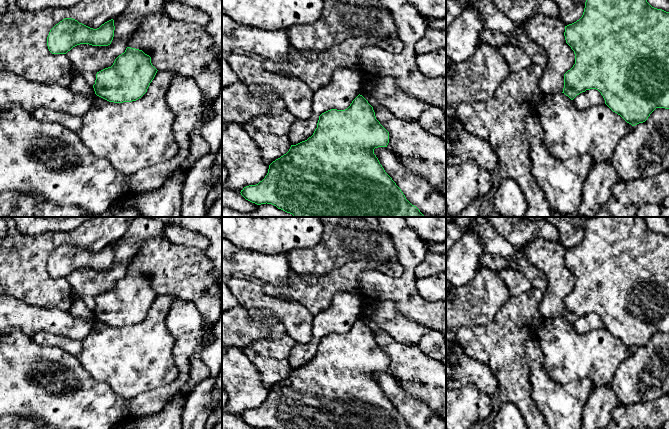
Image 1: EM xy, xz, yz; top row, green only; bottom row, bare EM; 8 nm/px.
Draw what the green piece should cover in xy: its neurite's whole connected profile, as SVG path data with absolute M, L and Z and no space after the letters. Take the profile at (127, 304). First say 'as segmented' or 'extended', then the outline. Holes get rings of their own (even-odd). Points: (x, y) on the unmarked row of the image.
as segmented; M127 271L111 291L96 298L95 318L109 326L132 326L141 322L154 303L157 293L142 274Z

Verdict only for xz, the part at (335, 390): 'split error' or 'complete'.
complete

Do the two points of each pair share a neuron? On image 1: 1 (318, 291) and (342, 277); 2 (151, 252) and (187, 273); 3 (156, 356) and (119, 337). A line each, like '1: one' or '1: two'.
1: one
2: one
3: one

